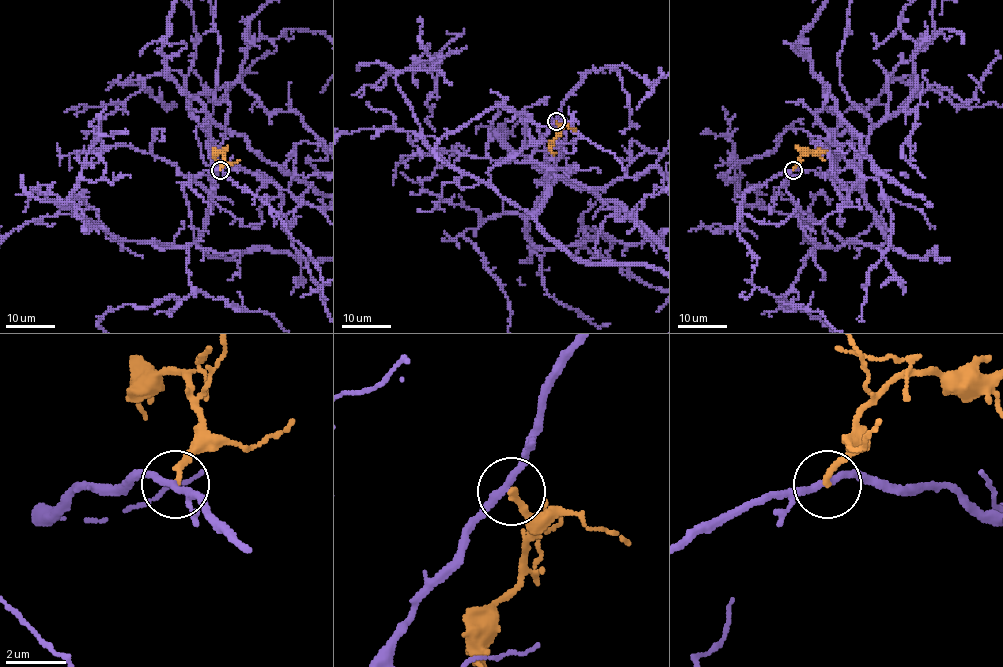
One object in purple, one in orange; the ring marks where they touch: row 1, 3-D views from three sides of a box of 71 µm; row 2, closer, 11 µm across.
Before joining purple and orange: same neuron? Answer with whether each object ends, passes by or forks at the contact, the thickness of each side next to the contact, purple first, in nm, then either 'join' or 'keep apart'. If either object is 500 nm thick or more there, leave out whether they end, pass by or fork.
purple passes by | orange ends | 240/190 nm | keep apart

